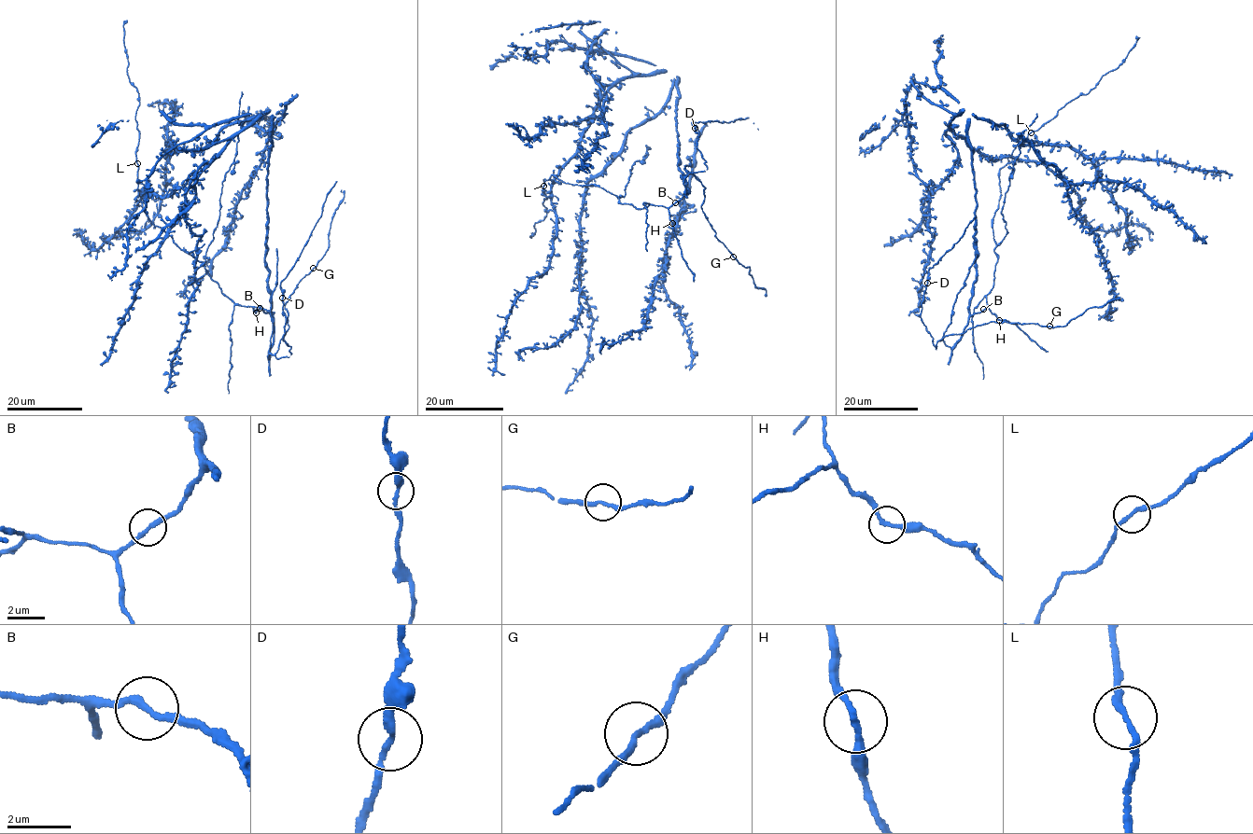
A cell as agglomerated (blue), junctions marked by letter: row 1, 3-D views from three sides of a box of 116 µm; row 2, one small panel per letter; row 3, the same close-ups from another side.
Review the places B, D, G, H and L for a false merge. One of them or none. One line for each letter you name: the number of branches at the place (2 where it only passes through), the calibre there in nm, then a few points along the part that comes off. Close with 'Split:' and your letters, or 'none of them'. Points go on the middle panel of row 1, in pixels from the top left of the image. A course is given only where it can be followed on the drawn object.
Split: none of them

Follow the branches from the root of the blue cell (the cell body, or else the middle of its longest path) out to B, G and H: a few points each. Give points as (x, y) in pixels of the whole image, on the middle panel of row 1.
B: (648, 205), (669, 207), (675, 202)
G: (648, 205), (669, 207), (685, 191), (689, 194), (682, 180), (693, 173), (704, 187), (702, 211), (733, 257)
H: (648, 205), (665, 206), (672, 223)

